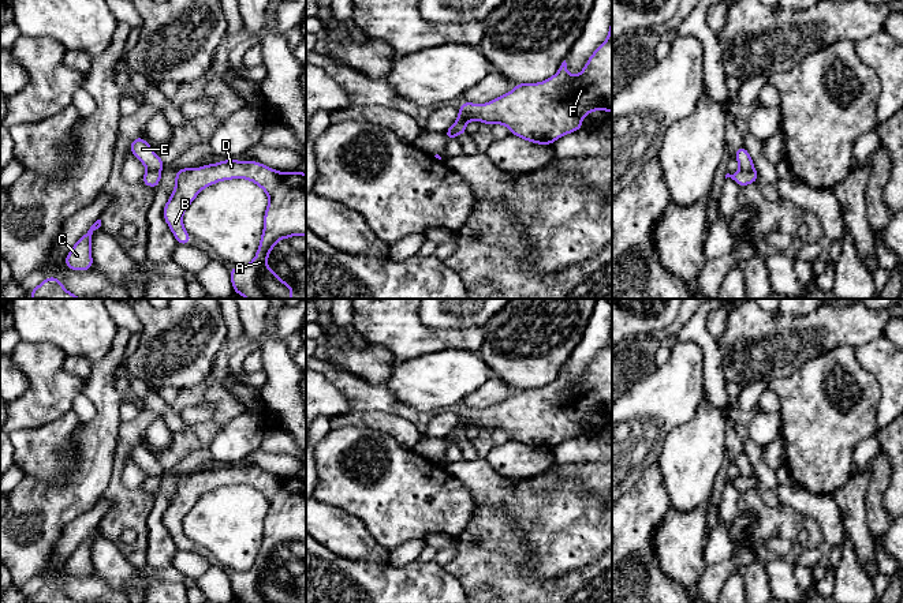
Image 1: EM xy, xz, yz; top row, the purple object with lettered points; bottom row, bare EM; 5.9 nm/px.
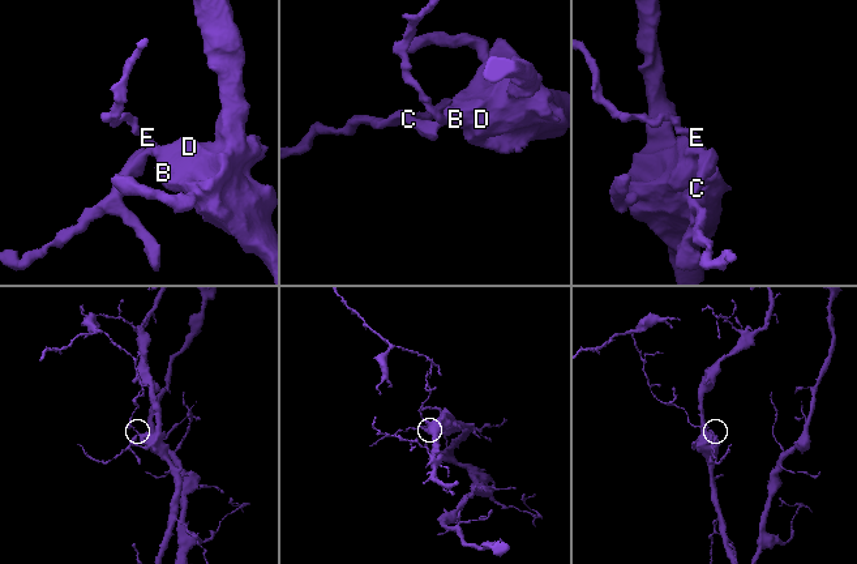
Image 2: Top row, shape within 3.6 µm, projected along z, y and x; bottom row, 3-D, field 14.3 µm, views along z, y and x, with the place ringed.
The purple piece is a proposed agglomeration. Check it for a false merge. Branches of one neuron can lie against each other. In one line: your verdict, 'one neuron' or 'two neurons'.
two neurons

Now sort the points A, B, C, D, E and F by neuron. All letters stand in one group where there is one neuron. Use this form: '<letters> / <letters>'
A B C D F / E

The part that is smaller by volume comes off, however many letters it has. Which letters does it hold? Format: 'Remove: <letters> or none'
Remove: E

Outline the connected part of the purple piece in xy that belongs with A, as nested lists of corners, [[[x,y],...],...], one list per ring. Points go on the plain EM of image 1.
[[[223,465],[195,475],[180,473],[175,495],[163,514],[163,523],[178,550],[190,550],[183,532],[183,518],[195,502],[217,487],[246,484],[261,492],[269,509],[264,518],[264,536],[254,565],[243,573],[231,573],[231,589],[245,603],[292,603],[294,593],[275,576],[268,574],[268,561],[281,544],[306,543],[306,479],[279,477],[258,467]]]

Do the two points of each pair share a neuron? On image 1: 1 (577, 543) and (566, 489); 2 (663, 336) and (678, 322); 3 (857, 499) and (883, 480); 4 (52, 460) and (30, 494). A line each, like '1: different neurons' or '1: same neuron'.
1: same neuron
2: same neuron
3: different neurons
4: different neurons

